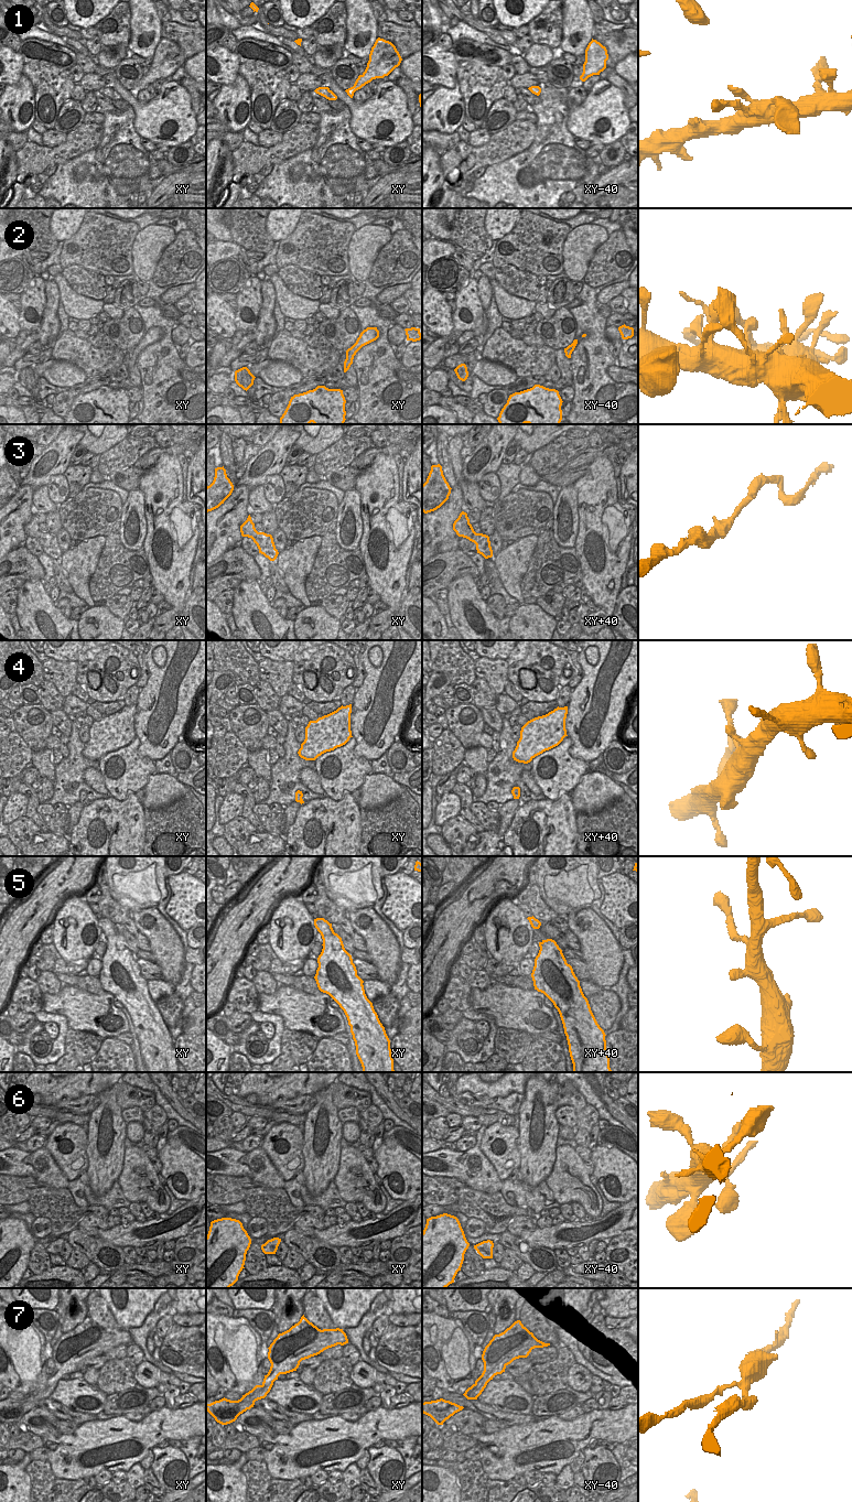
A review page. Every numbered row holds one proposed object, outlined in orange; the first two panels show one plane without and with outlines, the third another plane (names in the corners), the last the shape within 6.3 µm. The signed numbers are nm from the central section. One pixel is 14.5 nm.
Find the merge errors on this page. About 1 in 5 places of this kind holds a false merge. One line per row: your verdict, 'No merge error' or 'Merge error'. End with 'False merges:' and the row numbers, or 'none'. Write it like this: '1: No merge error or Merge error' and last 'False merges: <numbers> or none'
1: No merge error
2: No merge error
3: No merge error
4: No merge error
5: No merge error
6: No merge error
7: No merge error
False merges: none

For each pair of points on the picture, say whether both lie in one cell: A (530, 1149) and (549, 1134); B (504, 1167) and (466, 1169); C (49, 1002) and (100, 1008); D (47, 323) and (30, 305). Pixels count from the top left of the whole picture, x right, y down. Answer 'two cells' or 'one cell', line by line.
A: one cell
B: two cells
C: one cell
D: two cells

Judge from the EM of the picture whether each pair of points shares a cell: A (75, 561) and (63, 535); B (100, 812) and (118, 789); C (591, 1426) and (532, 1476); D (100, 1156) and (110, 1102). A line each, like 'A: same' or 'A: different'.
A: different
B: different
C: different
D: same

